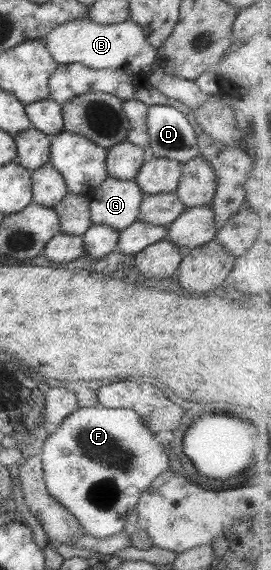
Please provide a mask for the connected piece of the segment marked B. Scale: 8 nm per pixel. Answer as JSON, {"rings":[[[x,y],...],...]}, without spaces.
{"rings":[[[88,17],[62,22],[44,34],[44,45],[59,65],[81,63],[93,70],[122,70],[144,75],[156,58],[156,50],[146,41],[143,28],[133,21],[98,25]]]}

